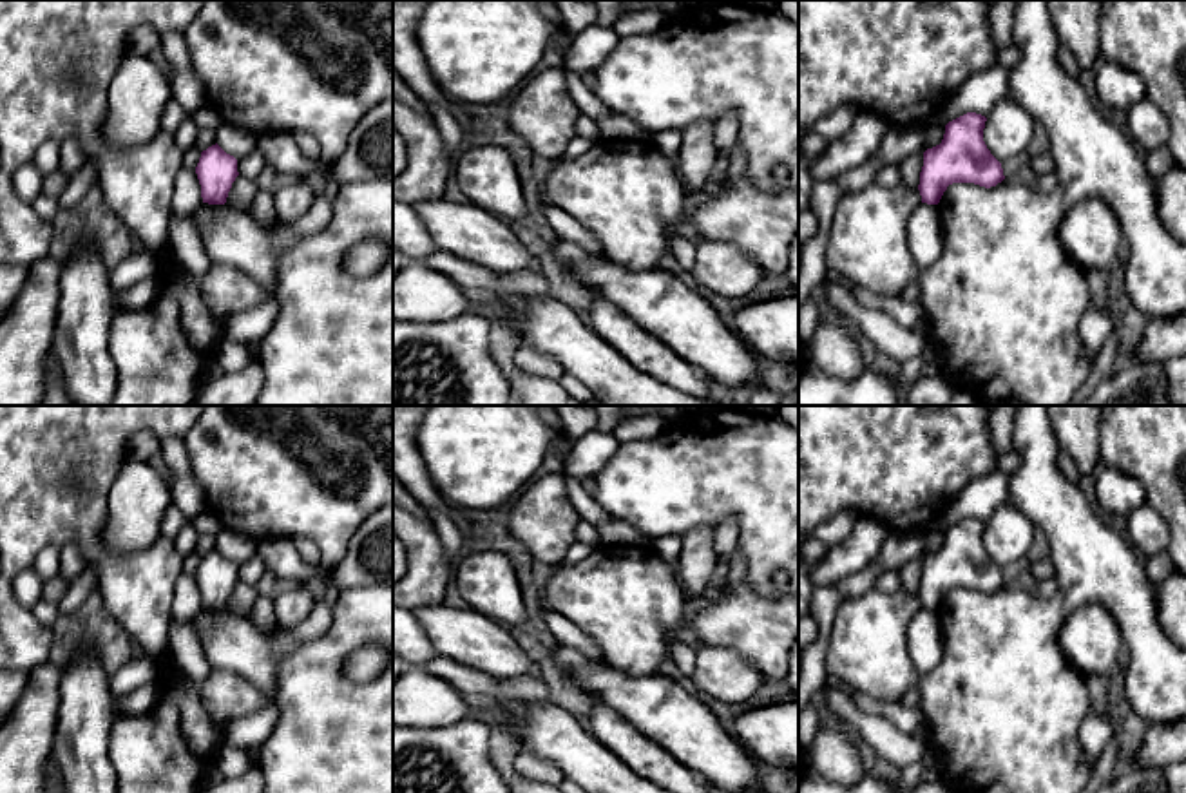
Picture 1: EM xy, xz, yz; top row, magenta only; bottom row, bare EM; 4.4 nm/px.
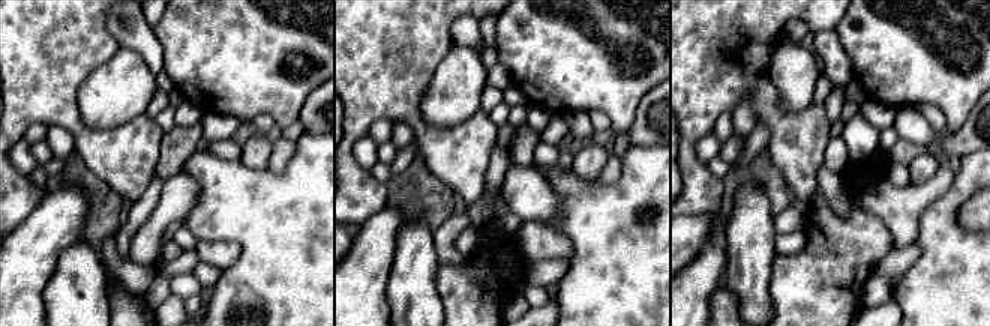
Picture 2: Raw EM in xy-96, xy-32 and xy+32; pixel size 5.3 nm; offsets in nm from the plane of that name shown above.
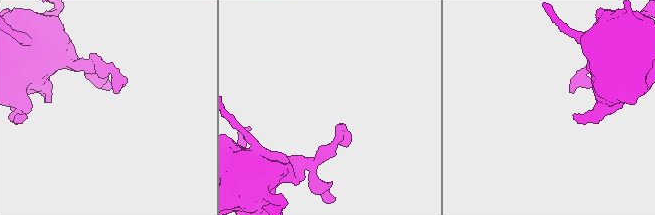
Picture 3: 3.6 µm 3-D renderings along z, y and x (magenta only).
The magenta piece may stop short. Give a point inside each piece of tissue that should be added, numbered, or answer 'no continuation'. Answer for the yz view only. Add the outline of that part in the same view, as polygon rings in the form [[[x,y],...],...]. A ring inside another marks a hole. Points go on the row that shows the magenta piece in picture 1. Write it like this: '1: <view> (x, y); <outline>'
no continuation

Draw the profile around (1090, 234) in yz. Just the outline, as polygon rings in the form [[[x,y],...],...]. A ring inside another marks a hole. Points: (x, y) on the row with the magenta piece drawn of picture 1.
[[[1101,197],[1072,205],[1057,230],[1063,250],[1083,272],[1108,270],[1124,244],[1123,226]]]

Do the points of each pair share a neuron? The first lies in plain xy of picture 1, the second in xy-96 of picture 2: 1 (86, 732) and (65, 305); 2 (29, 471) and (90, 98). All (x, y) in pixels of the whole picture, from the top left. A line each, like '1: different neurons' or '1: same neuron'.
1: same neuron
2: different neurons

